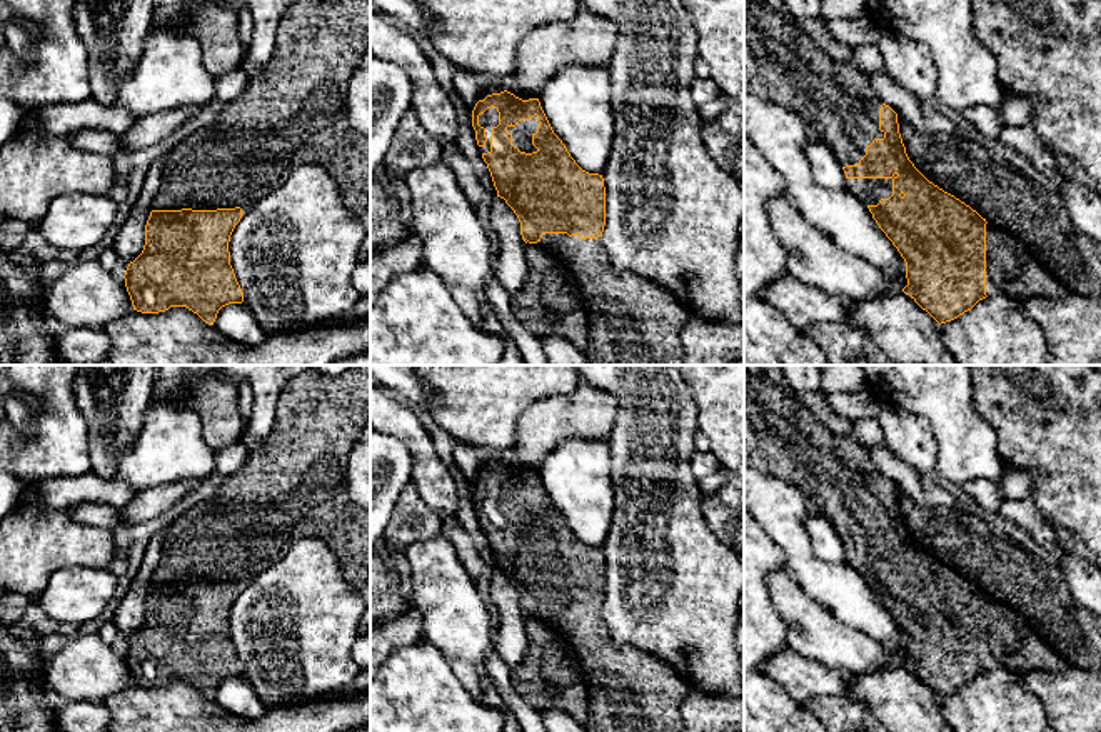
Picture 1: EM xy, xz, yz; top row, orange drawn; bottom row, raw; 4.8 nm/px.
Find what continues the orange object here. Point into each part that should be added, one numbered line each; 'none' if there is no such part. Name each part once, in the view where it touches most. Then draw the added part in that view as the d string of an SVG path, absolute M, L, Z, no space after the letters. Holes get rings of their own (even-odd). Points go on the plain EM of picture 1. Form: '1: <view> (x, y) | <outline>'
1: xz (522, 506) | M537 489L530 494L520 494L515 500L507 500L507 507L512 509L512 519L520 525L532 527L537 522L532 519L532 509L537 505Z
2: yz (1011, 644) | M986 597L986 669L1001 667L1014 675L1033 670L1068 670L1071 665L1026 619Z

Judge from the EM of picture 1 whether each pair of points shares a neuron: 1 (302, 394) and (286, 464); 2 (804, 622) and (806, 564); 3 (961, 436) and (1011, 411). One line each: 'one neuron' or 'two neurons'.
1: one neuron
2: two neurons
3: two neurons

